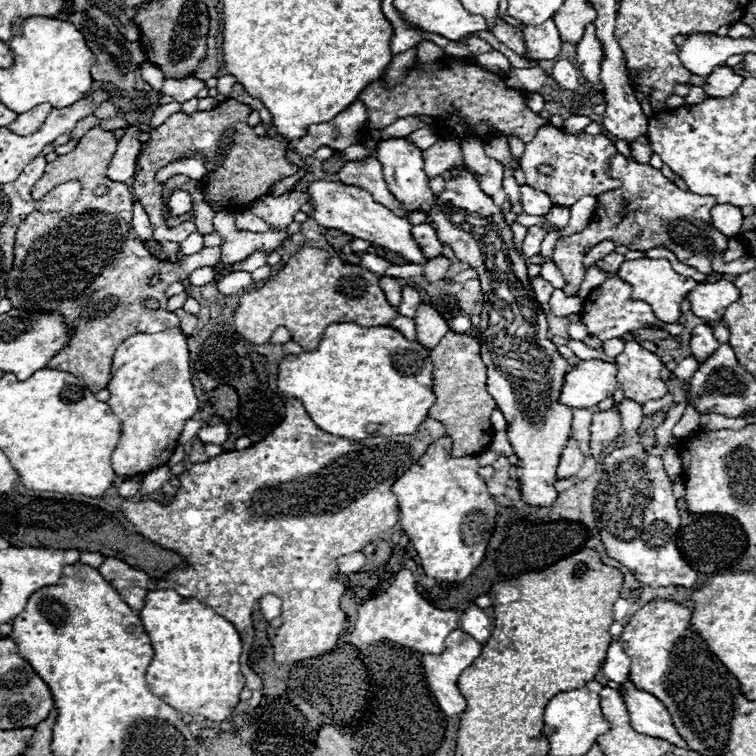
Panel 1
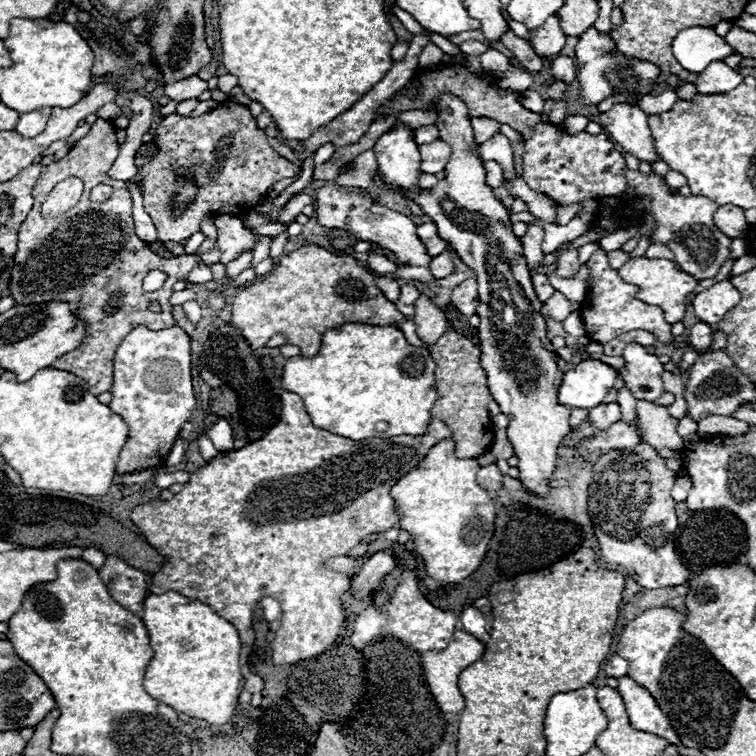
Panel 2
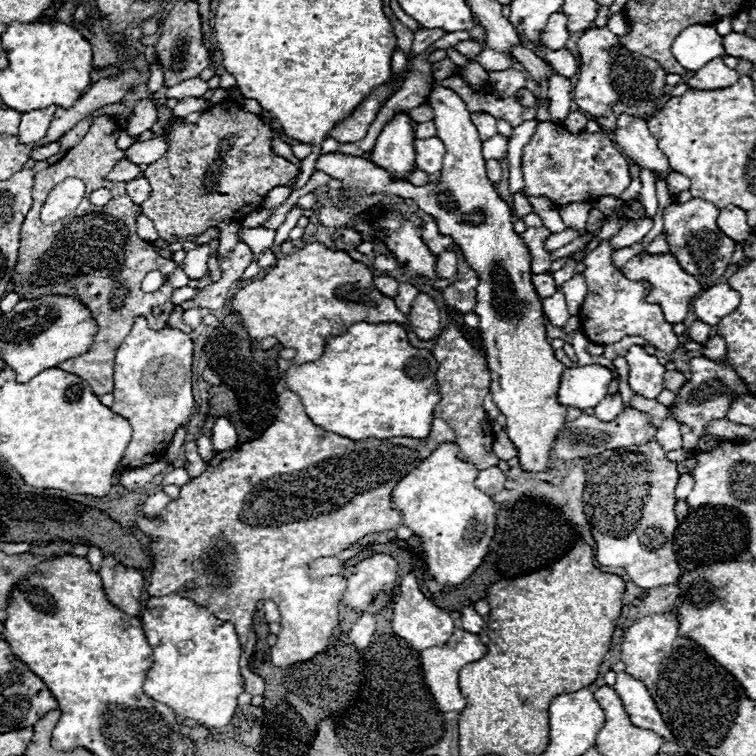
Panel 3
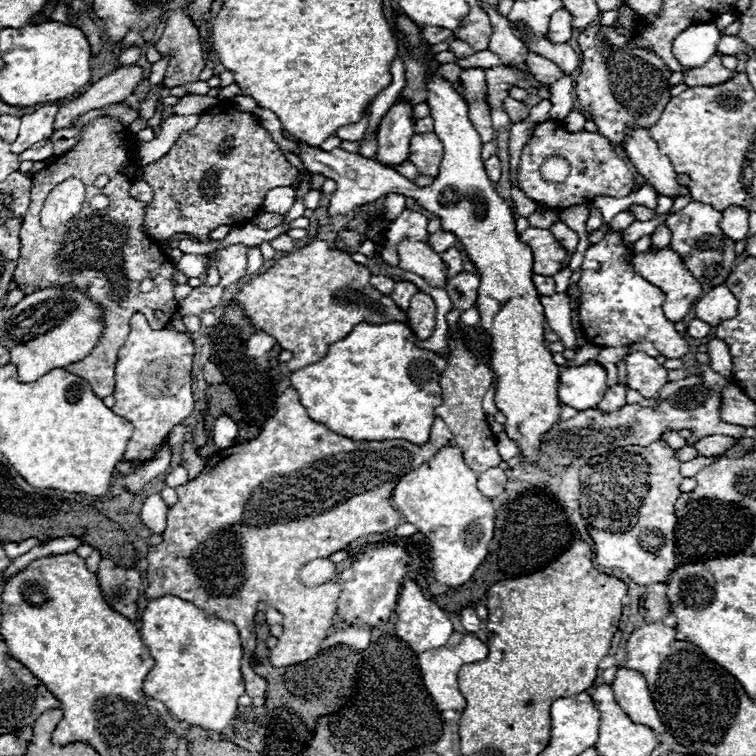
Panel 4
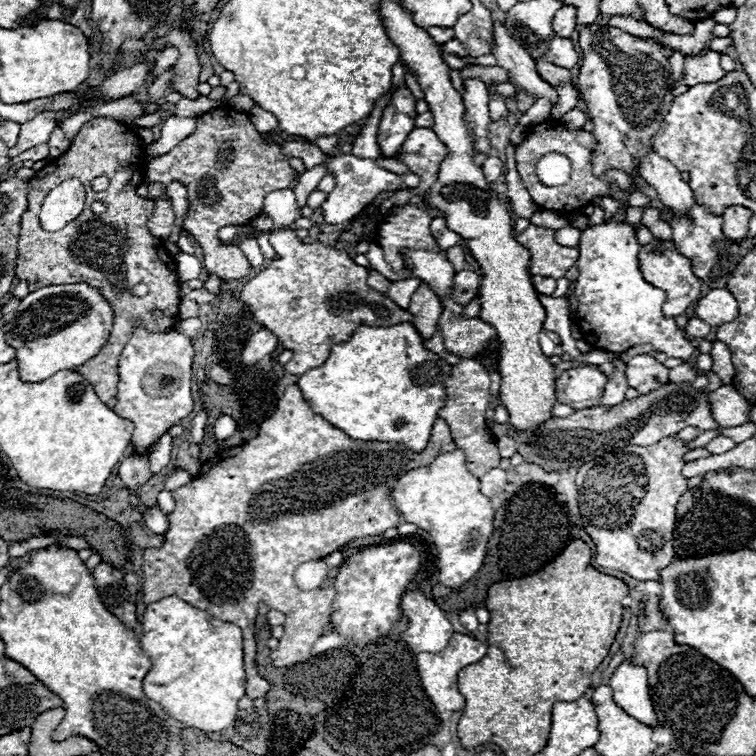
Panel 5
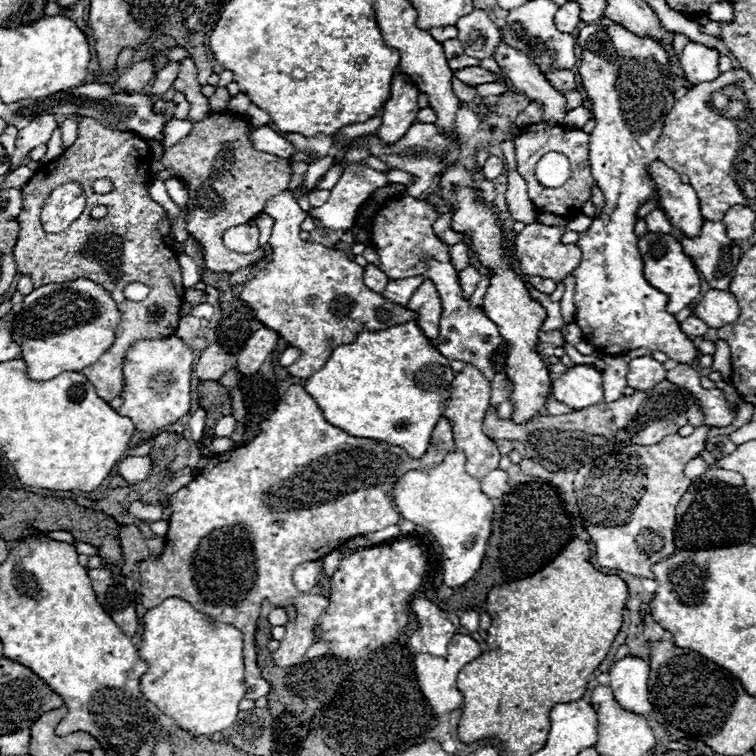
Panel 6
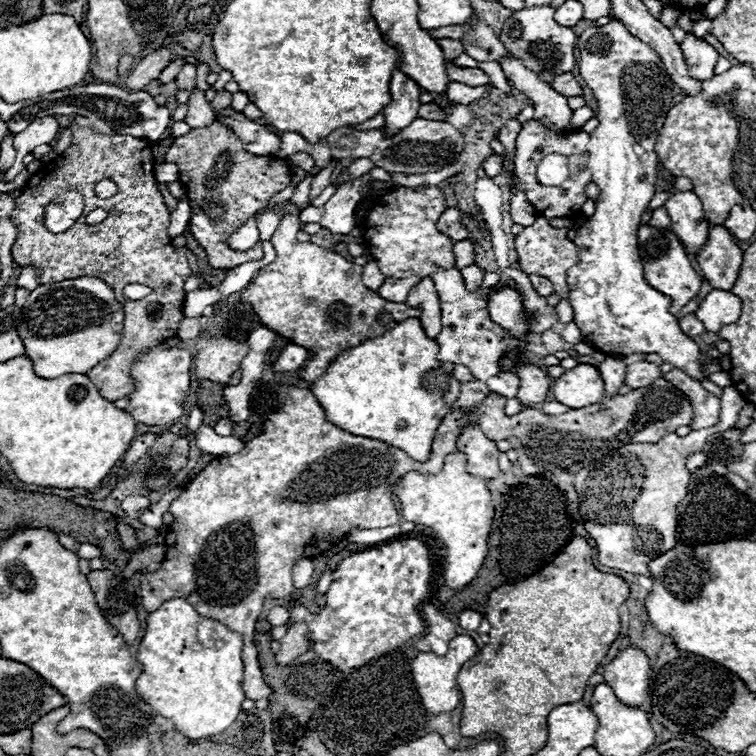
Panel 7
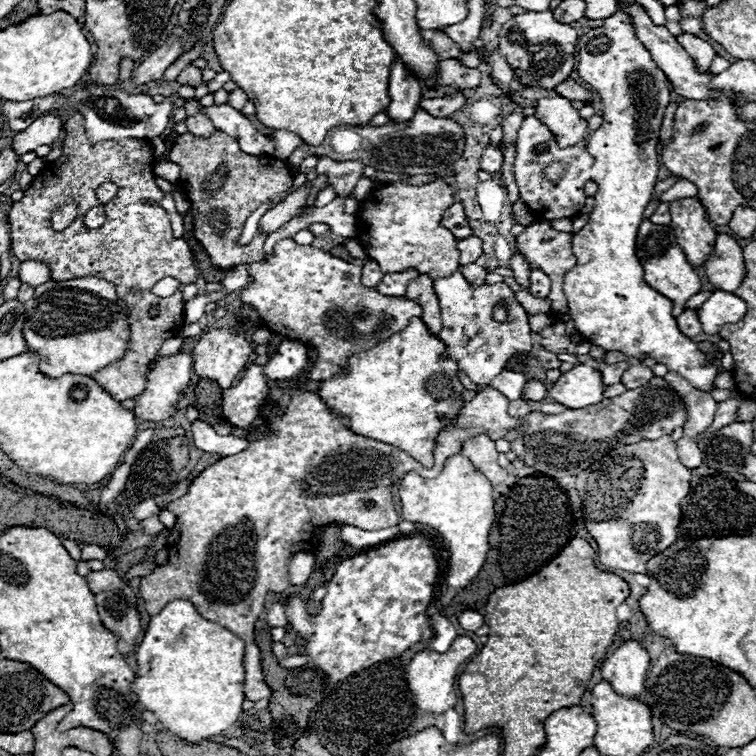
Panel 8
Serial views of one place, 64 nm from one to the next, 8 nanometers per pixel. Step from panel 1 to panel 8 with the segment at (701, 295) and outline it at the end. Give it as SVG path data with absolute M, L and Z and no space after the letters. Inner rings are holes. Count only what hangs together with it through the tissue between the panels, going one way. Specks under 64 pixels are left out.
M714 290L698 308L698 320L706 334L718 334L724 324L734 324L746 314L746 302L736 294Z

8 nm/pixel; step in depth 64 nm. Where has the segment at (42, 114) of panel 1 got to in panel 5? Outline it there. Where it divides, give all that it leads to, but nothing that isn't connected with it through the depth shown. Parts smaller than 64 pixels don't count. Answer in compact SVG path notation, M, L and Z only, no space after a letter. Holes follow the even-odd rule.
M48 110L48 112L40 112L36 114L32 120L24 122L22 128L20 128L20 136L18 136L18 142L10 148L10 156L18 156L22 154L24 150L36 146L36 144L42 144L42 142L48 142L52 130L56 128L56 112L54 110Z

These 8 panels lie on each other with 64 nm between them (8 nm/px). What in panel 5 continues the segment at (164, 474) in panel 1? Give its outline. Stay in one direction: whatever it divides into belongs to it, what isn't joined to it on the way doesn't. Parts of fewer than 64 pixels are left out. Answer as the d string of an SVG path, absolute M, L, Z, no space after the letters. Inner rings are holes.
M176 468L170 476L168 476L168 480L166 480L166 490L174 490L174 488L180 488L180 486L184 486L184 484L188 484L192 480L192 476L186 472L186 470L180 470L180 468Z

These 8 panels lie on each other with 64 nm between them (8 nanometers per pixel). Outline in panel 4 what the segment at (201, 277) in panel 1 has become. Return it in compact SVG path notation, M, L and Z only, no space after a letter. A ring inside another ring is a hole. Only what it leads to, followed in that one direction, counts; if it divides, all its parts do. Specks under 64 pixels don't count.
M184 254L178 266L188 278L200 278L208 268L206 254Z

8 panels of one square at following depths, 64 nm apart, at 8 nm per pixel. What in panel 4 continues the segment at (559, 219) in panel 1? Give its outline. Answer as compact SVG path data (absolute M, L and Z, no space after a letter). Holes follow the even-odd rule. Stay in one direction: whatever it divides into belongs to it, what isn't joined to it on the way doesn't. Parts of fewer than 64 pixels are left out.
M578 204L578 206L570 206L570 208L562 208L558 212L558 218L578 234L580 242L588 242L588 232L586 232L586 220L588 220L588 214L590 214L590 208L588 204Z

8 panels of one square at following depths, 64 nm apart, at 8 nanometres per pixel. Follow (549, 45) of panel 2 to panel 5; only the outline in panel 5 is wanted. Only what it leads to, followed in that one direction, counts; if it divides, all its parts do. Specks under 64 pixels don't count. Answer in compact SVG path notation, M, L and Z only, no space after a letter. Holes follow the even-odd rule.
M564 4L564 8L560 8L552 18L552 30L556 30L556 36L560 38L570 38L574 28L576 28L576 10Z

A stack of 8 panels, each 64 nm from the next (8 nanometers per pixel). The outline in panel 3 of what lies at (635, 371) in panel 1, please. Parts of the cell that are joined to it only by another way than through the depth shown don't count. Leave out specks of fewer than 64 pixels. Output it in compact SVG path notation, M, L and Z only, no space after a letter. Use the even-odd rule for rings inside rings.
M630 346L626 352L628 362L628 384L634 394L640 394L642 398L654 400L664 390L662 374L666 372L664 366L658 362L656 356L650 356L644 346Z

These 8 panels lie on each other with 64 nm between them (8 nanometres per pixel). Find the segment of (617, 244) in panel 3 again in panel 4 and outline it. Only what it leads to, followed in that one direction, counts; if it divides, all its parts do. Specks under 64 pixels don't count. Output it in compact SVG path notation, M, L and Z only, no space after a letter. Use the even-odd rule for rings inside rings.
M668 213L663 214L662 216L656 216L652 218L652 220L648 220L648 222L640 222L640 220L636 220L634 224L630 224L628 228L624 228L624 232L622 232L622 240L628 244L634 244L636 240L640 240L642 236L646 236L646 234L652 234L660 224L663 224L668 216Z

